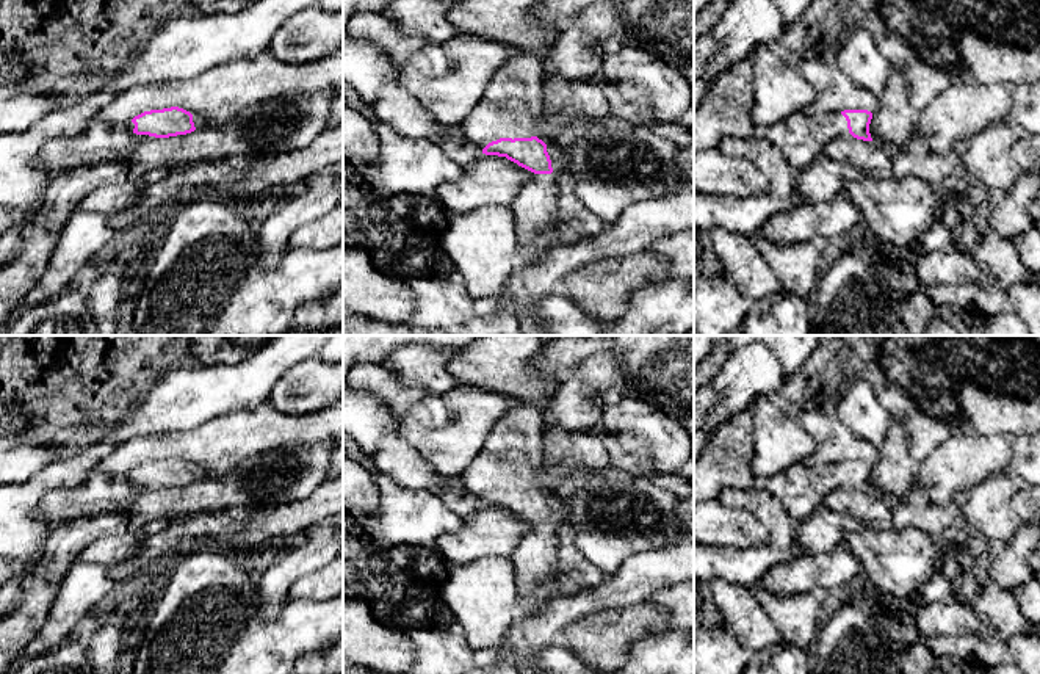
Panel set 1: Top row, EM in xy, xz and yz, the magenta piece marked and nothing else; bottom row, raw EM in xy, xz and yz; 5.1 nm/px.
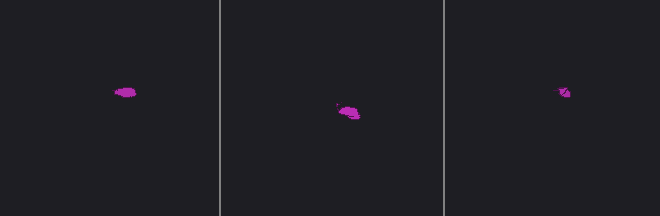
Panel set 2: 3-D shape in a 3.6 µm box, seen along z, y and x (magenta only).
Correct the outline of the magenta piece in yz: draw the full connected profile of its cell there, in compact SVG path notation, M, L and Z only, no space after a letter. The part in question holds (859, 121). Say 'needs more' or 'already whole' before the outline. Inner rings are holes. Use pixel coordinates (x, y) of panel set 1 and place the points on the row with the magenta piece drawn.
needs more; M844 110L811 116L796 113L758 133L772 143L786 158L794 172L810 168L825 152L829 143L841 135L872 141L868 110Z

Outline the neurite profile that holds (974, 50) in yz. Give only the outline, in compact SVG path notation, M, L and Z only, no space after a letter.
M973 31L955 36L955 49L962 60L962 72L984 85L1009 86L1040 82L1040 47L1018 47L1013 42L988 41Z

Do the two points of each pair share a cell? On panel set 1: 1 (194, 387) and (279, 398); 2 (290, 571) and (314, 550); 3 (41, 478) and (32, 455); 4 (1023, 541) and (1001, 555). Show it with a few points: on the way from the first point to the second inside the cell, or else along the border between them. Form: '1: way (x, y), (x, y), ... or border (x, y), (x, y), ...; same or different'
1: border (290, 367), (274, 384), (267, 400); different
2: way (296, 565), (307, 557); same
3: border (52, 460), (16, 485); different
4: way (1018, 546), (1006, 555); same

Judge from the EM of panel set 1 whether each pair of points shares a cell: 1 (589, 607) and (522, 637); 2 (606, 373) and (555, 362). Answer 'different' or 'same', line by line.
1: same
2: different

